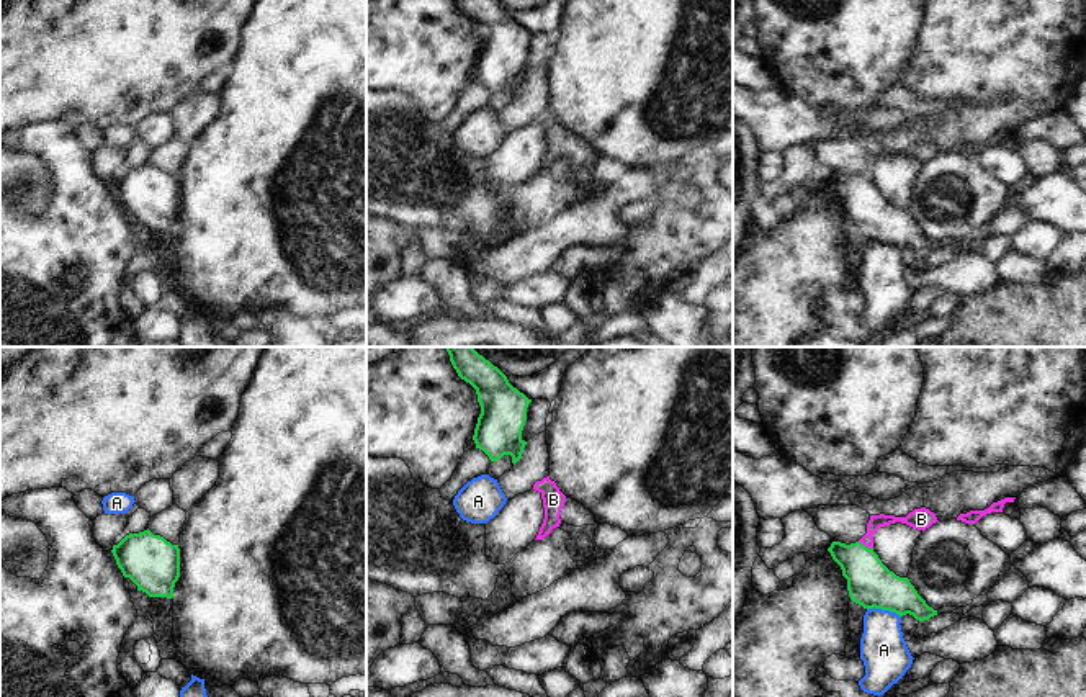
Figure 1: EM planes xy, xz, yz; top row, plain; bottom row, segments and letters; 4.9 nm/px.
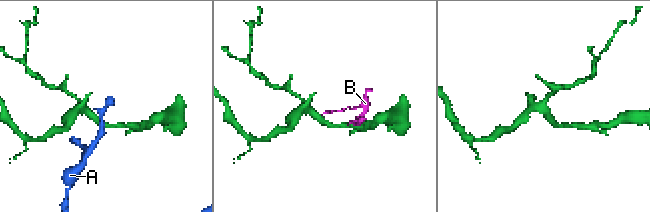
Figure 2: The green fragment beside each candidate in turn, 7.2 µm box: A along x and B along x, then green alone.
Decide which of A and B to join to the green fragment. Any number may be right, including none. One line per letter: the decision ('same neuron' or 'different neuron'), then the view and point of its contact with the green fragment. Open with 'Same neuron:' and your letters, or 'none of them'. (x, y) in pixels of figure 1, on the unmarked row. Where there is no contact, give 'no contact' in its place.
Same neuron: none of them
A: different neuron; contact yz (884, 242)
B: different neuron; contact yz (864, 179)

